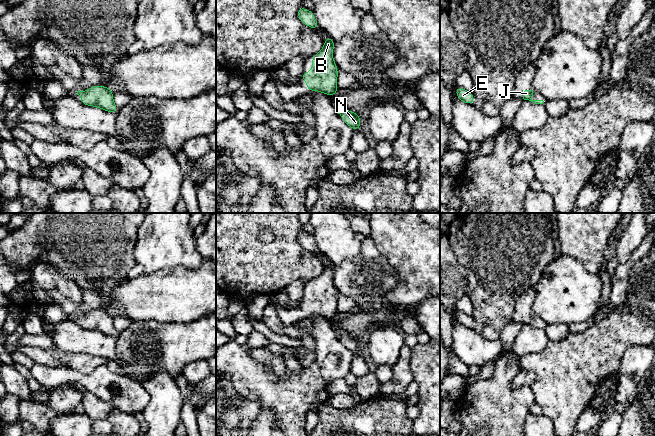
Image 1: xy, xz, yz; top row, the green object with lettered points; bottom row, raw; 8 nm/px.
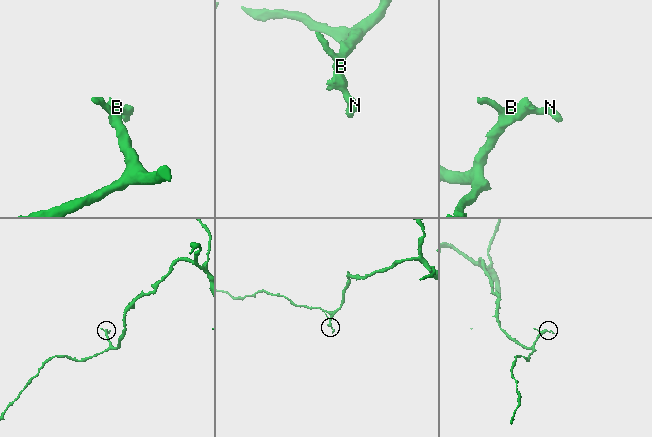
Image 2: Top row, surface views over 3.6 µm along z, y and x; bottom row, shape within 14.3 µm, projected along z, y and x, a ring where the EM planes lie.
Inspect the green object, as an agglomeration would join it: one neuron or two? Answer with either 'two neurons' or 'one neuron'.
one neuron

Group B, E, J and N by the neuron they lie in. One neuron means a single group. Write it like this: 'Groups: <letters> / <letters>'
Groups: B E J N

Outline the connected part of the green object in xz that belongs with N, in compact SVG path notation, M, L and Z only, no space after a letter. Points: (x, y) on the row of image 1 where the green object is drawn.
M341 106L335 107L337 113L342 117L343 121L352 128L355 132L359 131L361 126L361 119L358 113L348 111Z

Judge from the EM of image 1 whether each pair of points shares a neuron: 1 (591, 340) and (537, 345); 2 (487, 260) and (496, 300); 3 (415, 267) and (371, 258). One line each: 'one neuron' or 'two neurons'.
1: two neurons
2: one neuron
3: two neurons

